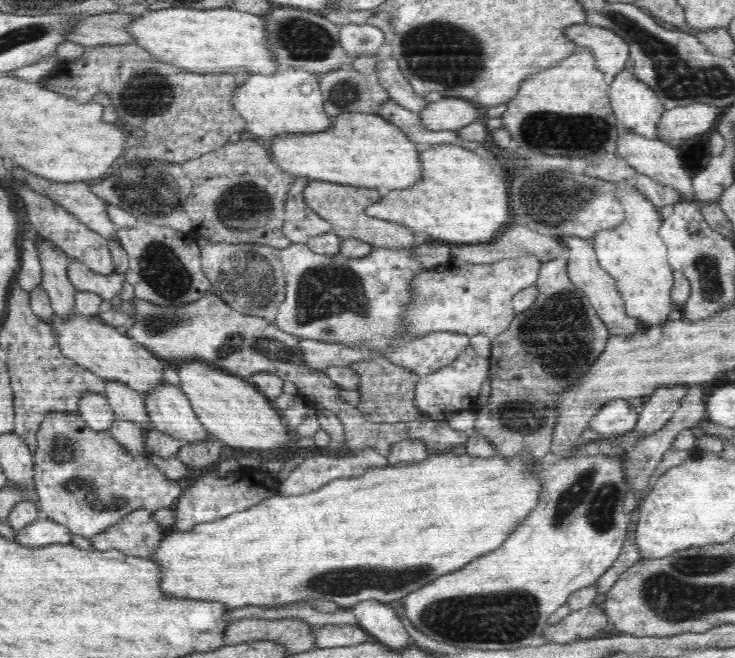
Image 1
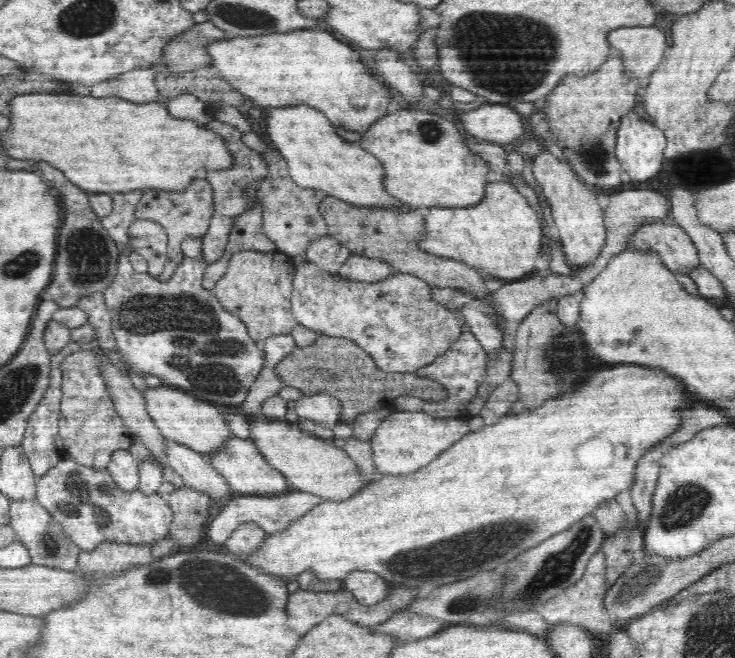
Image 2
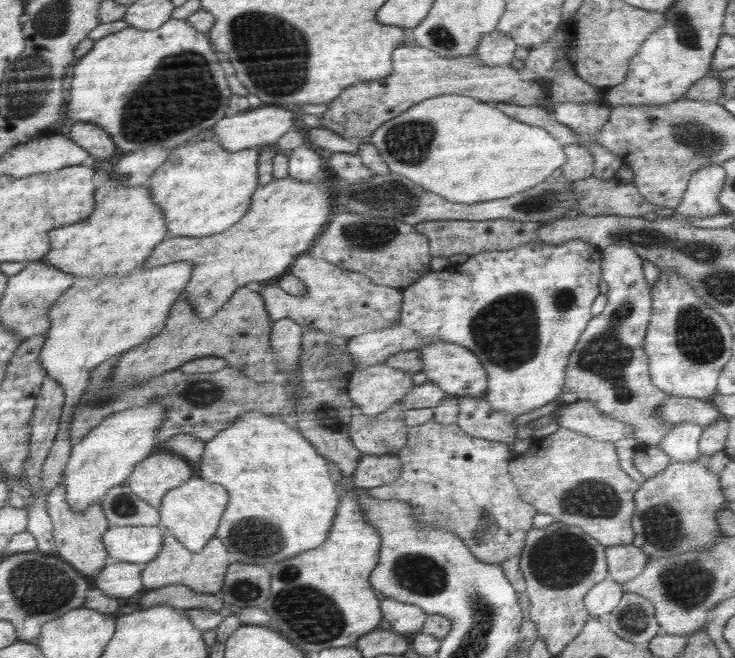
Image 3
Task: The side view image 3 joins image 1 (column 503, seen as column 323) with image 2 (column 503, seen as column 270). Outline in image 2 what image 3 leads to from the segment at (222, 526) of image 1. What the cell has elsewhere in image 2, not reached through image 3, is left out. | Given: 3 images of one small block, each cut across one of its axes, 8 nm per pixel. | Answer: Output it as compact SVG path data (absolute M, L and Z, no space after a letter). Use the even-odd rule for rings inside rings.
M630 363L616 364L598 371L592 375L581 387L574 392L554 400L546 400L542 406L534 410L525 410L518 414L506 414L496 424L485 425L479 431L465 434L458 442L441 452L430 464L423 466L417 471L405 475L382 475L382 478L368 483L361 488L359 493L351 496L351 499L343 501L323 500L304 516L293 520L287 529L267 535L263 545L256 552L248 556L240 556L242 563L258 570L260 573L276 576L284 582L296 581L297 576L307 571L314 571L320 581L344 580L350 572L375 572L390 587L417 588L417 596L426 598L435 588L445 586L460 580L476 576L477 573L499 570L514 557L520 556L520 552L528 551L528 548L536 546L542 540L569 529L572 524L581 521L586 515L593 513L602 503L614 500L615 496L622 491L629 490L634 482L633 474L642 454L656 446L670 433L677 431L680 424L679 414L688 403L688 395L684 393L685 385L680 386L674 374L670 374L663 368L646 368L646 366L634 366Z

